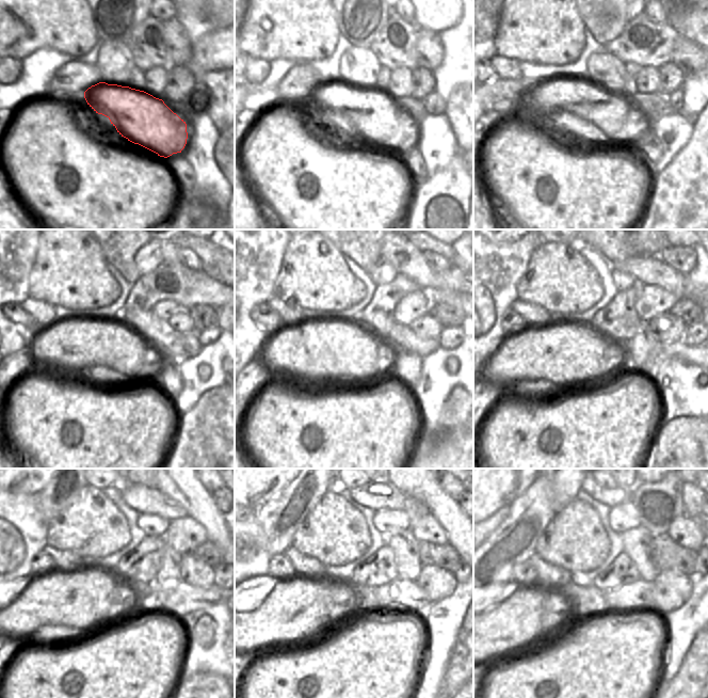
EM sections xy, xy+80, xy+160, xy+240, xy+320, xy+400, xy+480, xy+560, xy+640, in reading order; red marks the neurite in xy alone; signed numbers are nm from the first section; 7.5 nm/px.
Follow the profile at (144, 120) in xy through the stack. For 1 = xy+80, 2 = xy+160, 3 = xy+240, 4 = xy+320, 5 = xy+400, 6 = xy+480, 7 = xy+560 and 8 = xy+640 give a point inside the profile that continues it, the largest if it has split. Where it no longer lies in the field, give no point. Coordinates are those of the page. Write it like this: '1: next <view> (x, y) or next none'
1: next xy+80 (372, 114)
2: next xy+160 (560, 99)
3: next xy+240 (77, 345)
4: next xy+320 (318, 350)
5: next xy+400 (562, 354)
6: next xy+480 (80, 600)
7: next xy+560 (292, 611)
8: next xy+640 (514, 621)

